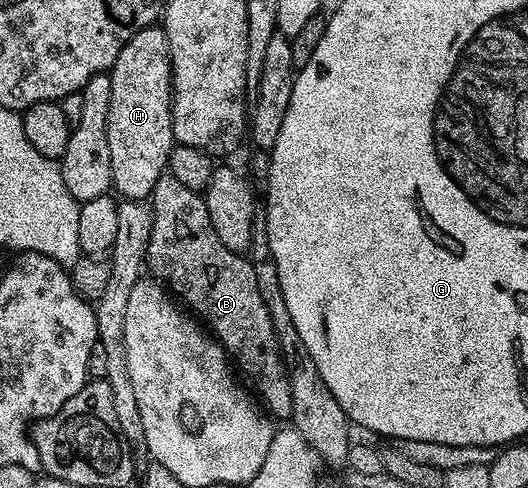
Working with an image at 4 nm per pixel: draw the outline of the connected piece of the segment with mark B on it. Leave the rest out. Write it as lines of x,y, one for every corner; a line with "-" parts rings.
167,171
159,183
155,183
151,210
153,226
147,265
149,269
153,268
152,276
158,282
167,283
168,288
208,326
232,364
249,376
248,384
255,393
257,388
256,396
260,404
274,418
292,418
291,383
287,379
287,367
279,351
279,339
273,329
271,315
263,295
259,295
259,283
255,283
250,258
223,247
219,235
215,235
215,227
211,227
211,215
207,215
204,196
191,191
191,187
183,187
183,183
179,183
179,179

